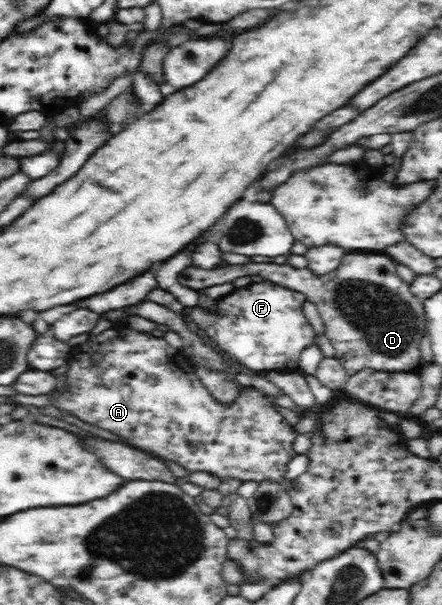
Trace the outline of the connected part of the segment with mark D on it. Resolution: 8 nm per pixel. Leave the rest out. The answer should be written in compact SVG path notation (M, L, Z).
M351 251L343 257L341 257L341 263L337 266L337 269L334 269L332 272L326 273L325 275L315 275L309 268L301 268L295 269L287 264L274 264L273 262L247 262L243 264L223 264L219 267L215 267L215 269L199 269L193 267L193 265L187 266L181 271L179 271L178 275L171 279L171 281L177 281L181 285L185 287L189 287L189 289L193 289L196 291L203 290L204 288L211 287L212 285L221 285L221 283L227 283L227 281L234 281L237 277L245 277L245 275L261 275L265 280L269 280L275 284L281 284L281 286L289 288L289 290L293 289L293 291L301 292L301 294L305 295L306 299L311 301L319 312L319 316L321 316L321 321L323 322L323 328L325 331L323 333L329 338L331 345L335 348L334 358L341 362L341 366L345 368L345 372L347 372L347 377L352 376L355 372L361 371L365 368L371 368L374 370L381 370L386 372L401 372L404 370L418 371L419 368L424 364L423 359L421 358L421 351L419 351L419 345L421 345L421 339L423 339L423 335L425 335L425 318L426 313L424 311L424 303L423 299L417 299L411 291L409 291L409 285L404 282L399 276L397 276L397 262L391 258L386 253L369 253L365 251Z

